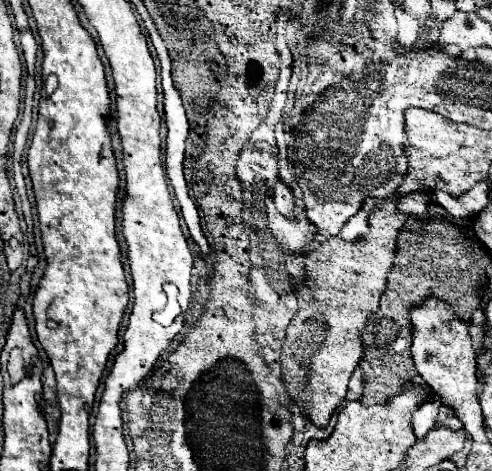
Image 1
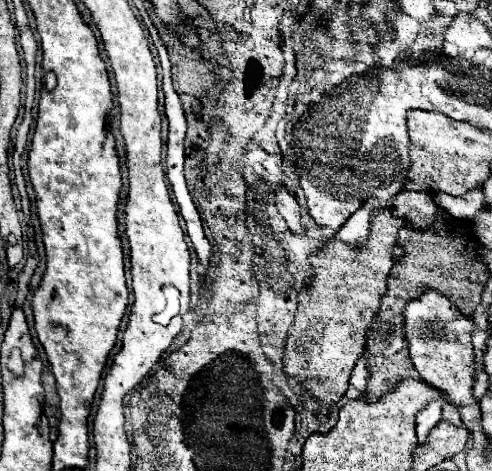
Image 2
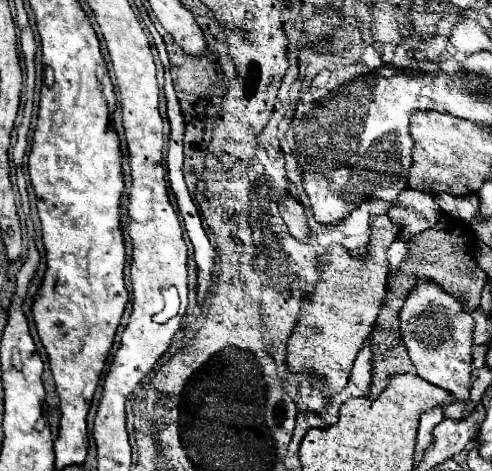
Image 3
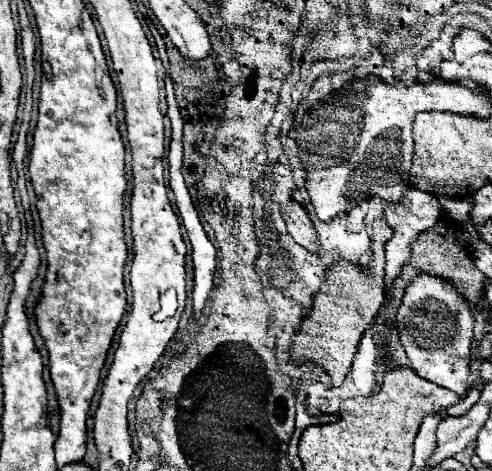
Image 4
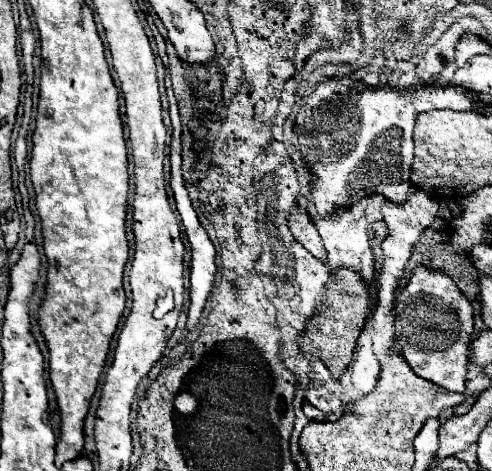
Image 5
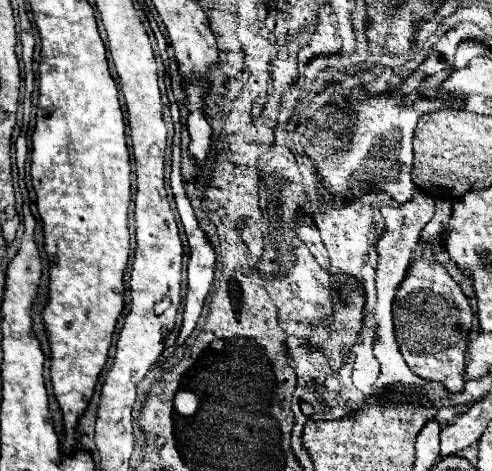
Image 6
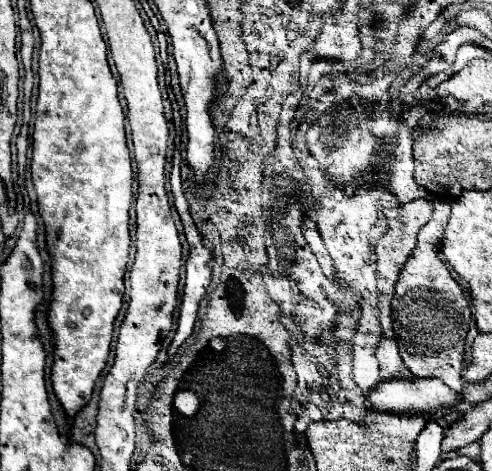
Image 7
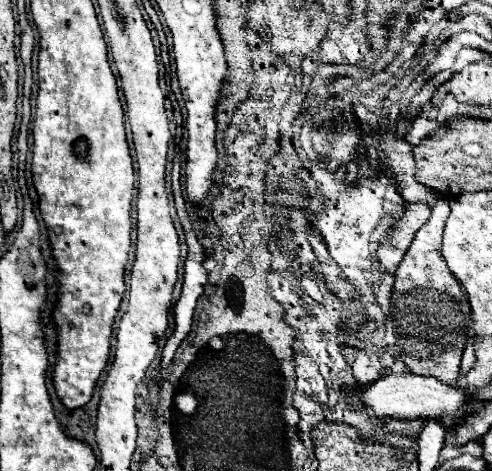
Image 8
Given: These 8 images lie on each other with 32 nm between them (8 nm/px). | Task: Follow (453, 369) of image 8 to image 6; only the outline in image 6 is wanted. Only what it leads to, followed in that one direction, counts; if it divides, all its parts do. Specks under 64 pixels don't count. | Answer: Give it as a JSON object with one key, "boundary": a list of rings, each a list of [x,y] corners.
{"boundary":[[[438,200],[434,218],[422,228],[420,244],[422,254],[420,258],[412,260],[406,268],[406,274],[398,286],[398,292],[392,302],[392,316],[394,316],[394,332],[396,342],[400,346],[400,354],[404,356],[408,368],[424,378],[424,380],[440,380],[446,384],[450,392],[464,390],[464,352],[466,352],[466,338],[472,328],[472,308],[470,300],[464,296],[460,286],[452,280],[448,270],[434,258],[432,254],[432,240],[444,234],[444,228],[450,220],[450,202]]]}

